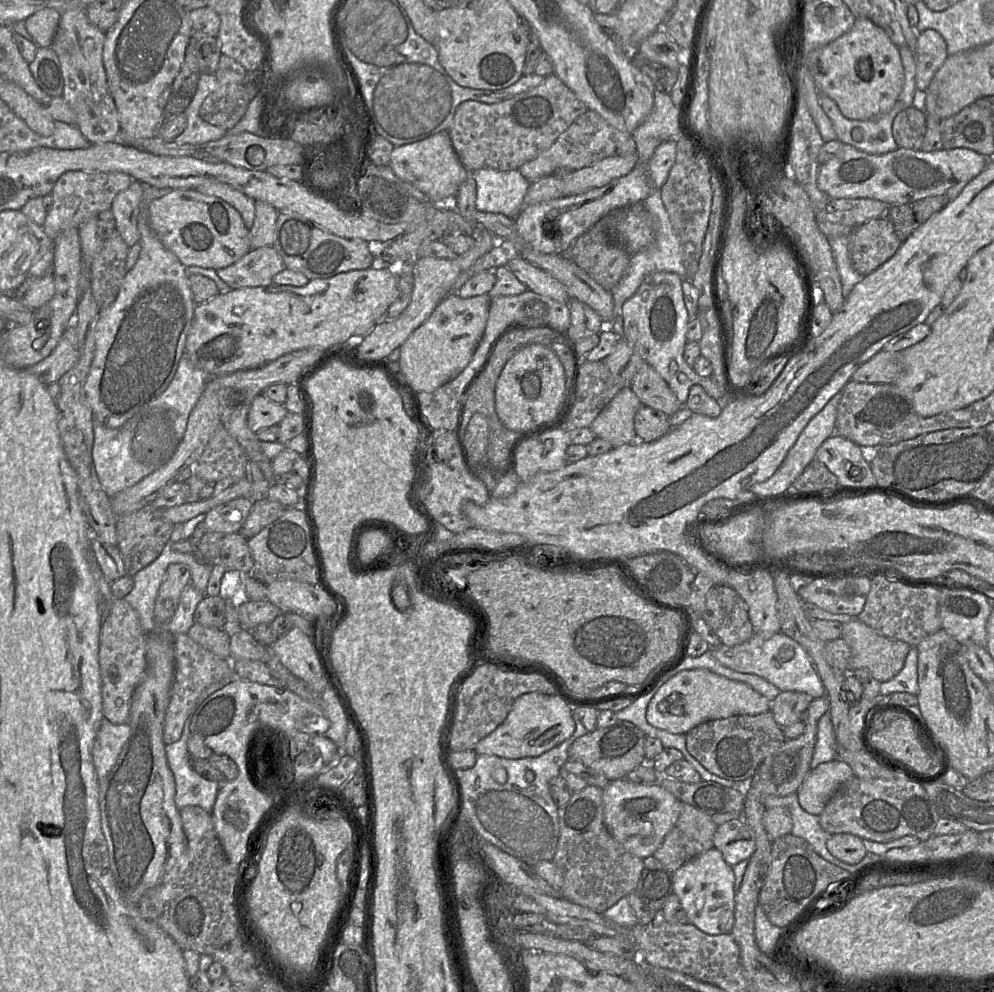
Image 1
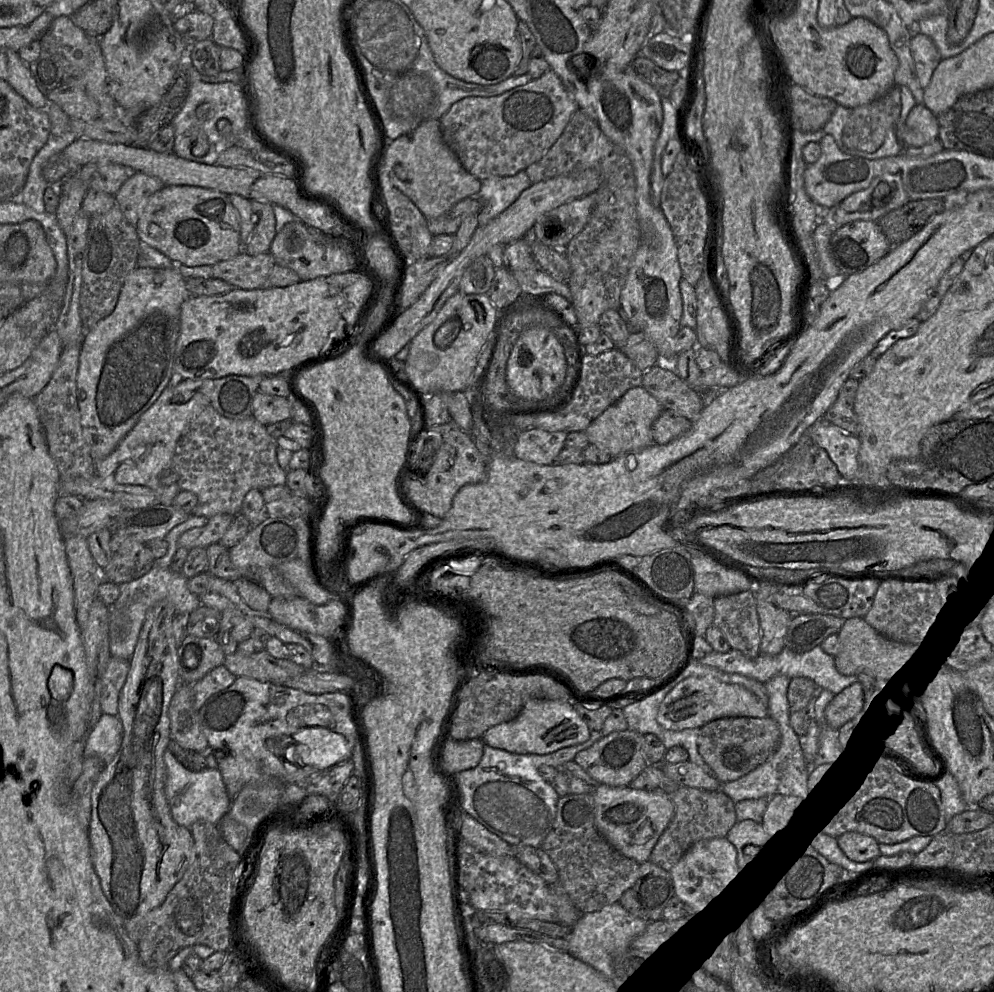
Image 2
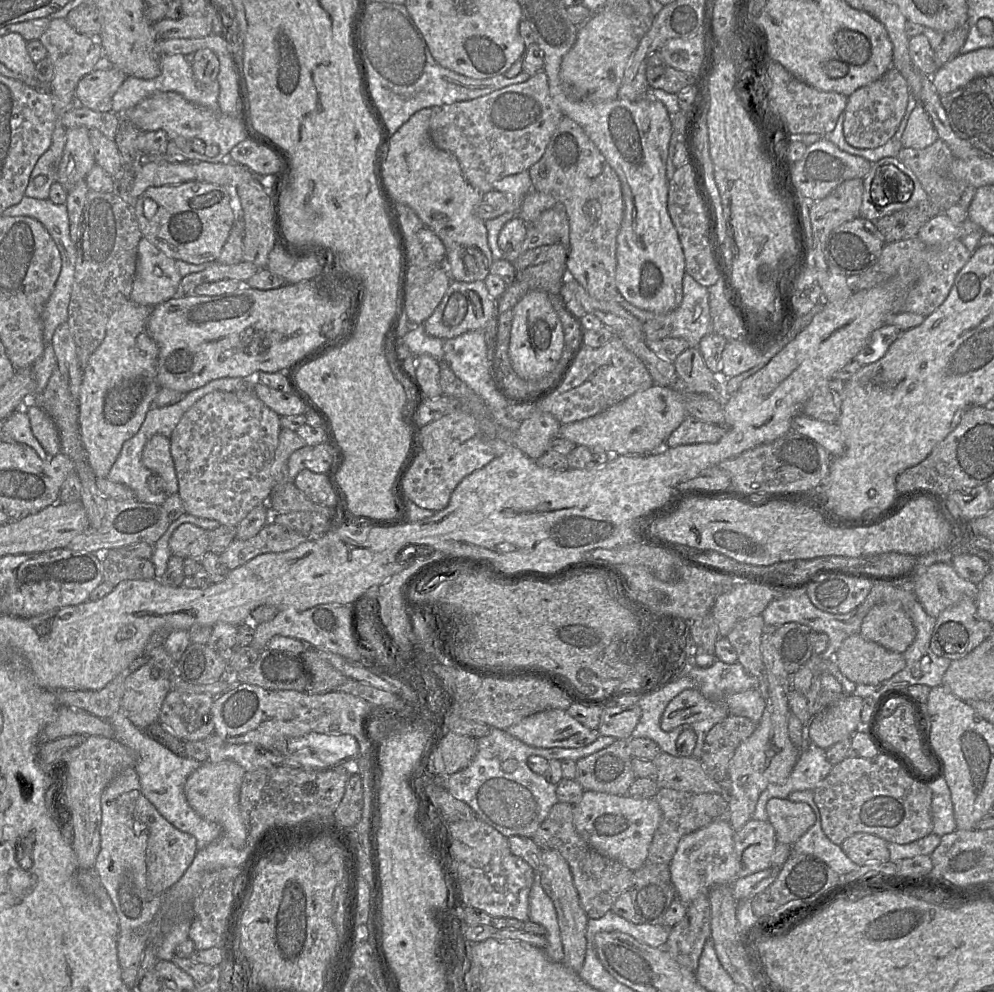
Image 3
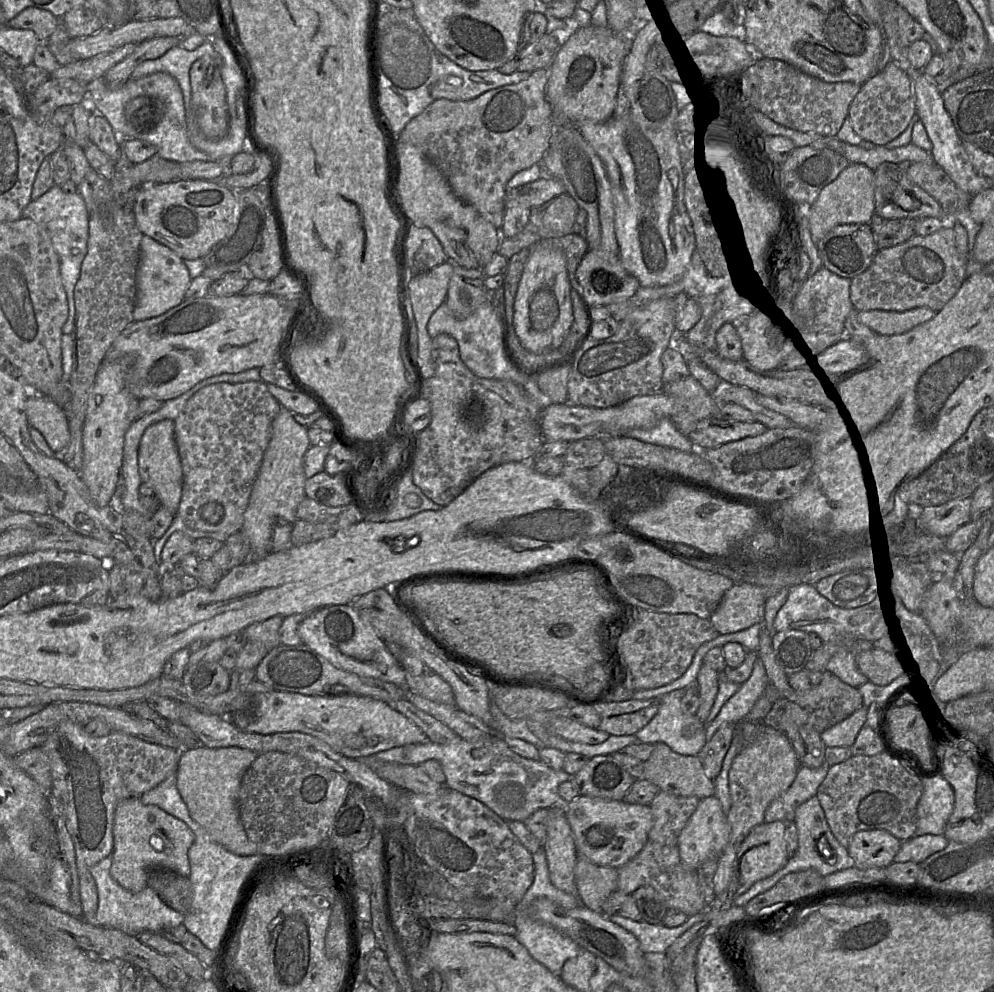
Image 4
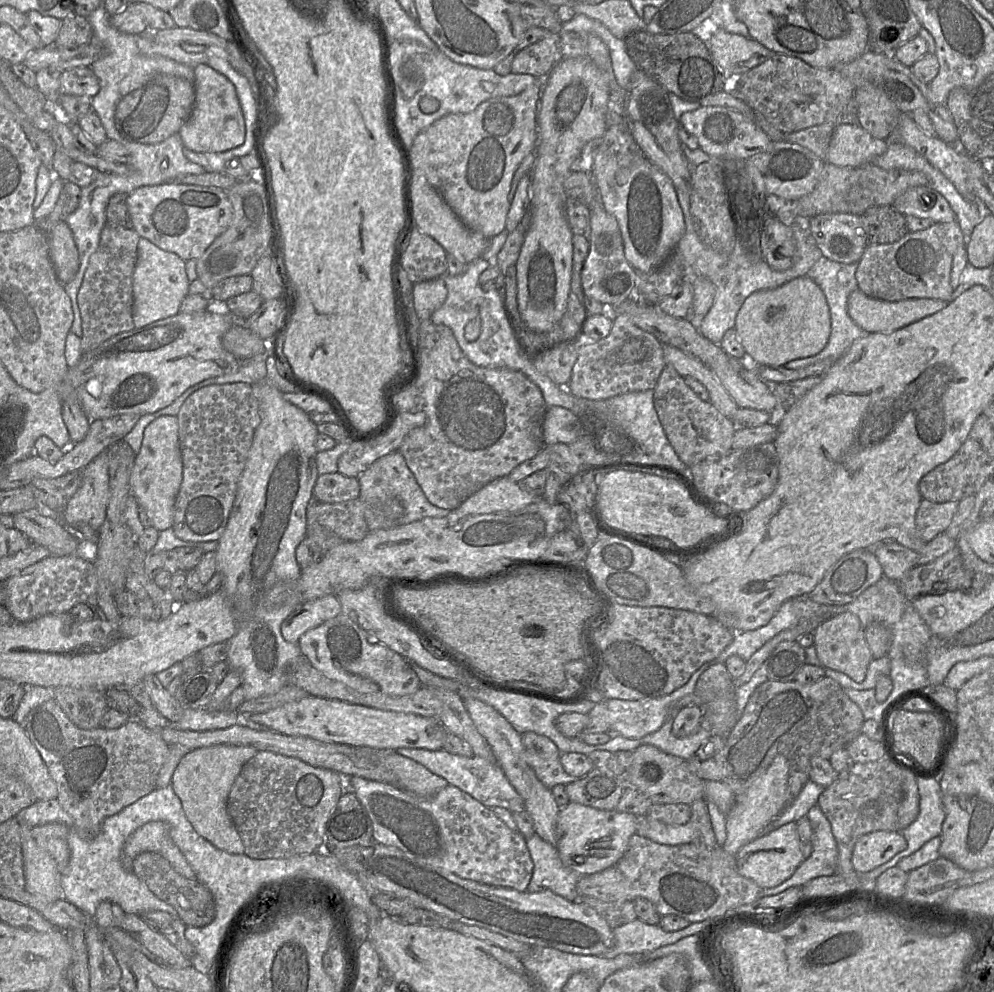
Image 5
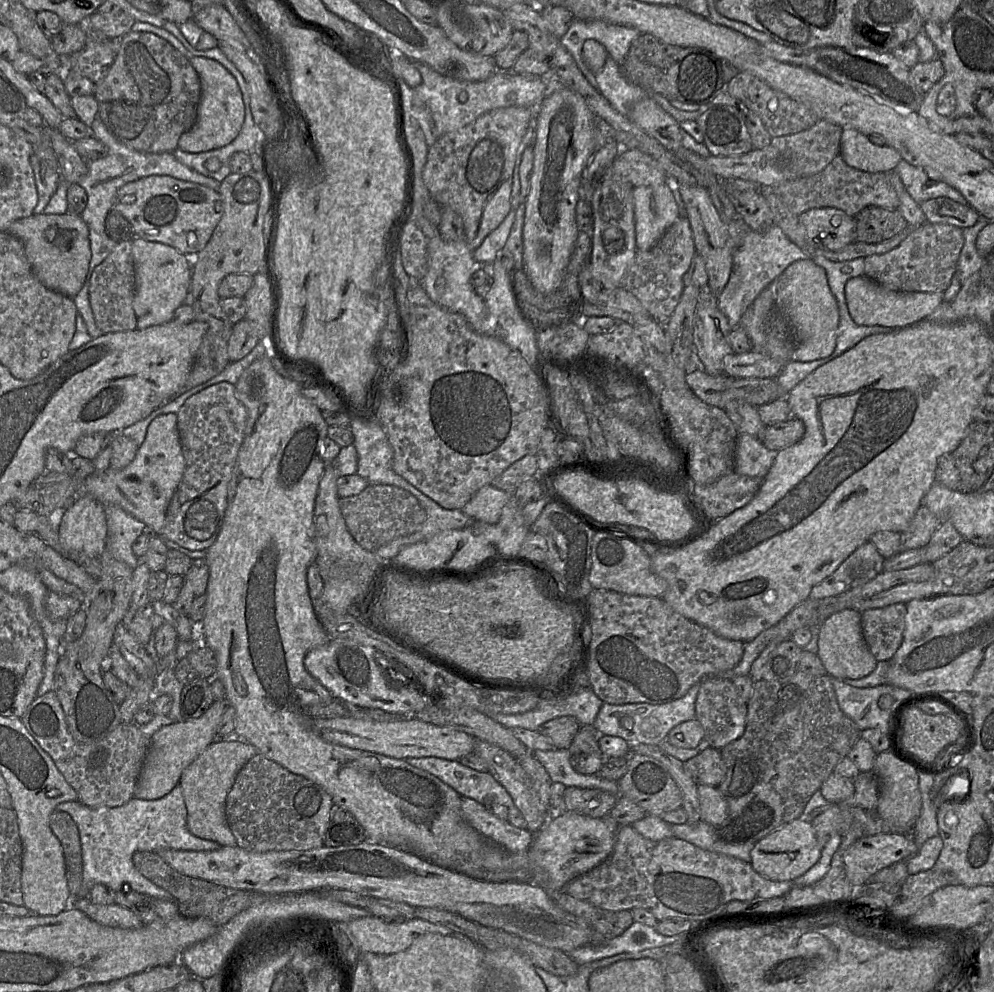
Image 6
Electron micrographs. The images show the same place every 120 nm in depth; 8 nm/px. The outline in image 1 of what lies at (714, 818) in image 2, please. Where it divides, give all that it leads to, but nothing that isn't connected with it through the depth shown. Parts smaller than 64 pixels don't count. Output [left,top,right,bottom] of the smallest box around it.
[653,803,717,872]

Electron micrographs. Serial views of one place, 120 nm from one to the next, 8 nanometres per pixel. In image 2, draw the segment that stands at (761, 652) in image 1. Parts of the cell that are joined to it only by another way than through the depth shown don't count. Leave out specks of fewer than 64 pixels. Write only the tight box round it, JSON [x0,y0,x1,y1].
[698,646,858,695]

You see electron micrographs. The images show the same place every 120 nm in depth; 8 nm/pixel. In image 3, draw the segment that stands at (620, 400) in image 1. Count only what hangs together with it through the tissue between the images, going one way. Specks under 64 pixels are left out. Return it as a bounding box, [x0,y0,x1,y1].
[556,385,687,459]

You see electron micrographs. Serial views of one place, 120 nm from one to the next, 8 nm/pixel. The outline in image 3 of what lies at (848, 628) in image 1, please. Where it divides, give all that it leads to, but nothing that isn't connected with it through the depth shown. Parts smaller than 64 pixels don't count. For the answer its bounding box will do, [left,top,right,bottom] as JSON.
[836,634,905,684]

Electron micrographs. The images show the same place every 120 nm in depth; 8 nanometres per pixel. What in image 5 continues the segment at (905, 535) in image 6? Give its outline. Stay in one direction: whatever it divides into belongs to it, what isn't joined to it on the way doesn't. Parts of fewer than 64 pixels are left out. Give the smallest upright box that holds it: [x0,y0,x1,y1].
[915,499,958,543]

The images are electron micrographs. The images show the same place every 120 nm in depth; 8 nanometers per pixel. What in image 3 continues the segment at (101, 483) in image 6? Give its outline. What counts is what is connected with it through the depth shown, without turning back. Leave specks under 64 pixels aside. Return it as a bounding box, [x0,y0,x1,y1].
[142,434,178,493]

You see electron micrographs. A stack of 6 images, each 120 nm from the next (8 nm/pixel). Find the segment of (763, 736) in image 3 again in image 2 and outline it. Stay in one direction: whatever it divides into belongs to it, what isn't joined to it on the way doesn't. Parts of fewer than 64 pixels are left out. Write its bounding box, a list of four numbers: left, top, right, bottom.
[757,600,792,655]

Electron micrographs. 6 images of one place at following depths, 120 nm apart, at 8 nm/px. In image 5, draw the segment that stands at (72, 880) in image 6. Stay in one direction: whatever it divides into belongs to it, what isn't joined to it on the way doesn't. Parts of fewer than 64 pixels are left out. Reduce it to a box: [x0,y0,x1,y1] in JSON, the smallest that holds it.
[31,822,70,872]

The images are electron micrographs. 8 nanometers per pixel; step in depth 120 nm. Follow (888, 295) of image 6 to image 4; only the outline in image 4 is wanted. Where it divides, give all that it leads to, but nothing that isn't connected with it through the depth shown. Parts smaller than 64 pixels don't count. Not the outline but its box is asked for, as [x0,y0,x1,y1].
[858,307,936,335]

